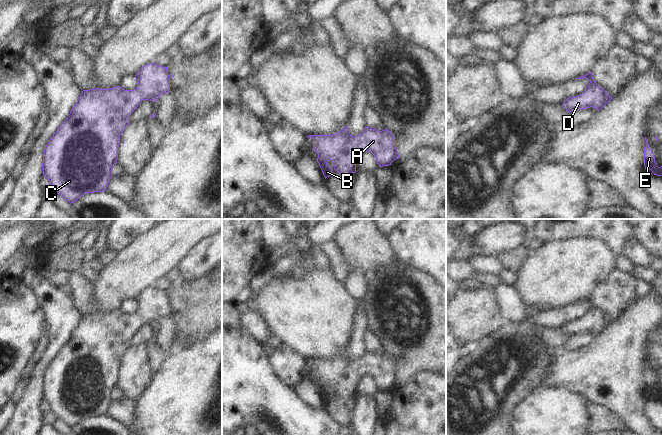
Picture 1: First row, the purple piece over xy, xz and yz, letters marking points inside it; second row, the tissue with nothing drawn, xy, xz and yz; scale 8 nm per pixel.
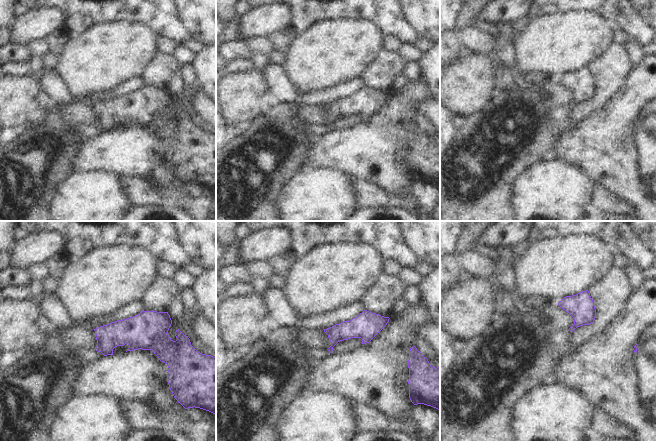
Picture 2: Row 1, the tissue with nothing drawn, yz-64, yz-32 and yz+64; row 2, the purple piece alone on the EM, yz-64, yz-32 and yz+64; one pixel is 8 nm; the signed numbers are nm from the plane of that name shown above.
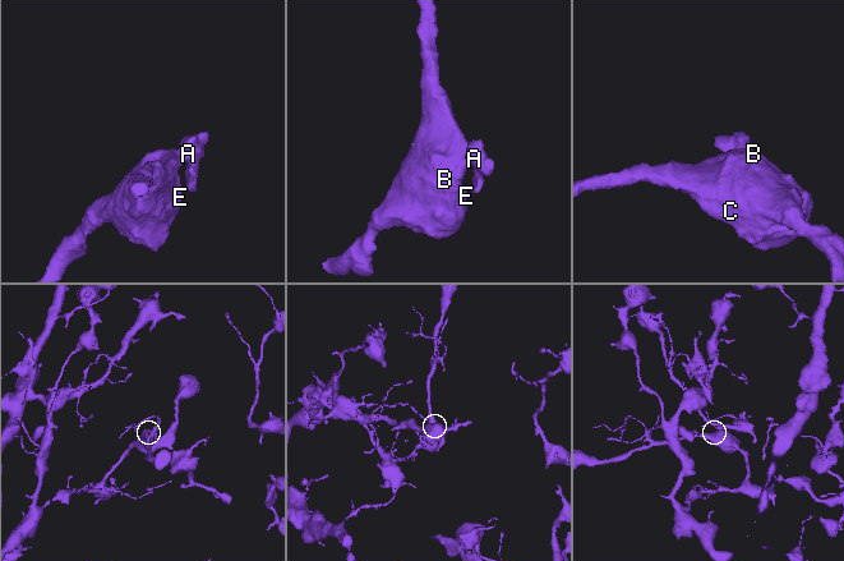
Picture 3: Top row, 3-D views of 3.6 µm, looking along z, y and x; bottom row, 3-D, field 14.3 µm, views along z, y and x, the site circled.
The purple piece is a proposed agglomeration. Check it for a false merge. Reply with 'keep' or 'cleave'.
keep

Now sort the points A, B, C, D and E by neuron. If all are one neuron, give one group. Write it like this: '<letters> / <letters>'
A B C D E

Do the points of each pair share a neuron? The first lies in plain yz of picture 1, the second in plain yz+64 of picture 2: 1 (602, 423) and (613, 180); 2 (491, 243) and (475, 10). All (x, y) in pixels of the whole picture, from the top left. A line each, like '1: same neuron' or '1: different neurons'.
1: different neurons
2: different neurons

